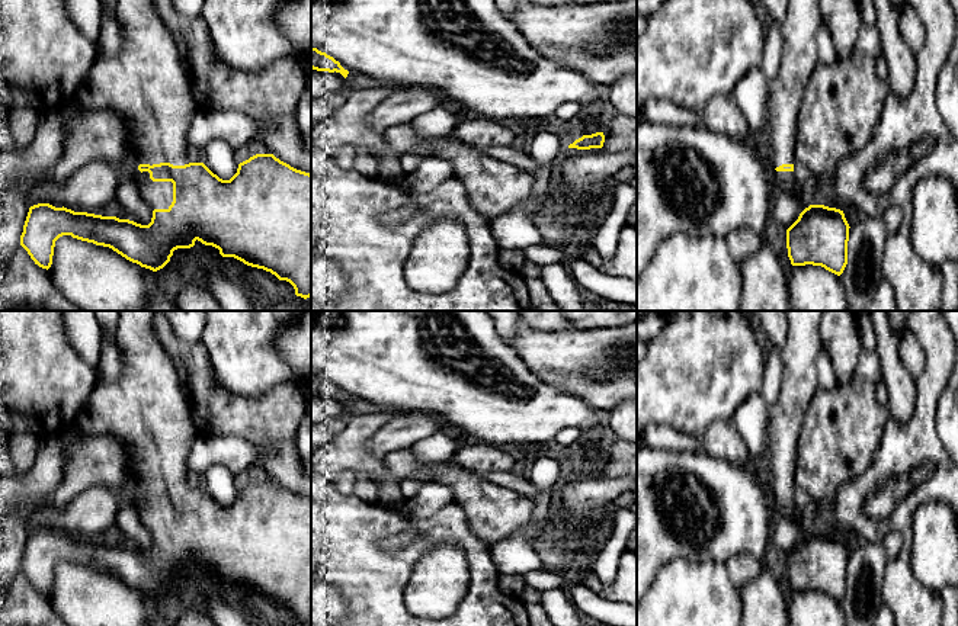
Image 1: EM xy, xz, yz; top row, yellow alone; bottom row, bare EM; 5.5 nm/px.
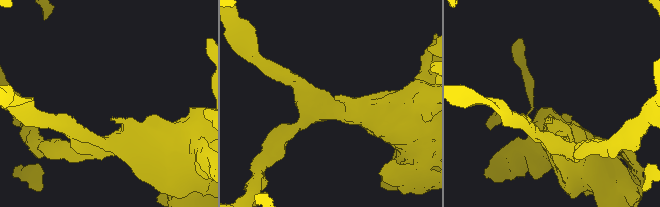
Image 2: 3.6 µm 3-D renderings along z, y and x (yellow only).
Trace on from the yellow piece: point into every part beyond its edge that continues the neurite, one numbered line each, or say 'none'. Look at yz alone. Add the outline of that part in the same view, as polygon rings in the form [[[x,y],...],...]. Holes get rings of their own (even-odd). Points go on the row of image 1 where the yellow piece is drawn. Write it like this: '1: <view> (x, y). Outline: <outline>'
1: yz (798, 60). Outline: [[[788,0],[779,71],[769,81],[768,144],[775,168],[795,164],[797,122],[817,60],[820,0]]]

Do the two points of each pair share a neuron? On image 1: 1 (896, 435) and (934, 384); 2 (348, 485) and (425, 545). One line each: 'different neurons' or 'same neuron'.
1: same neuron
2: different neurons

